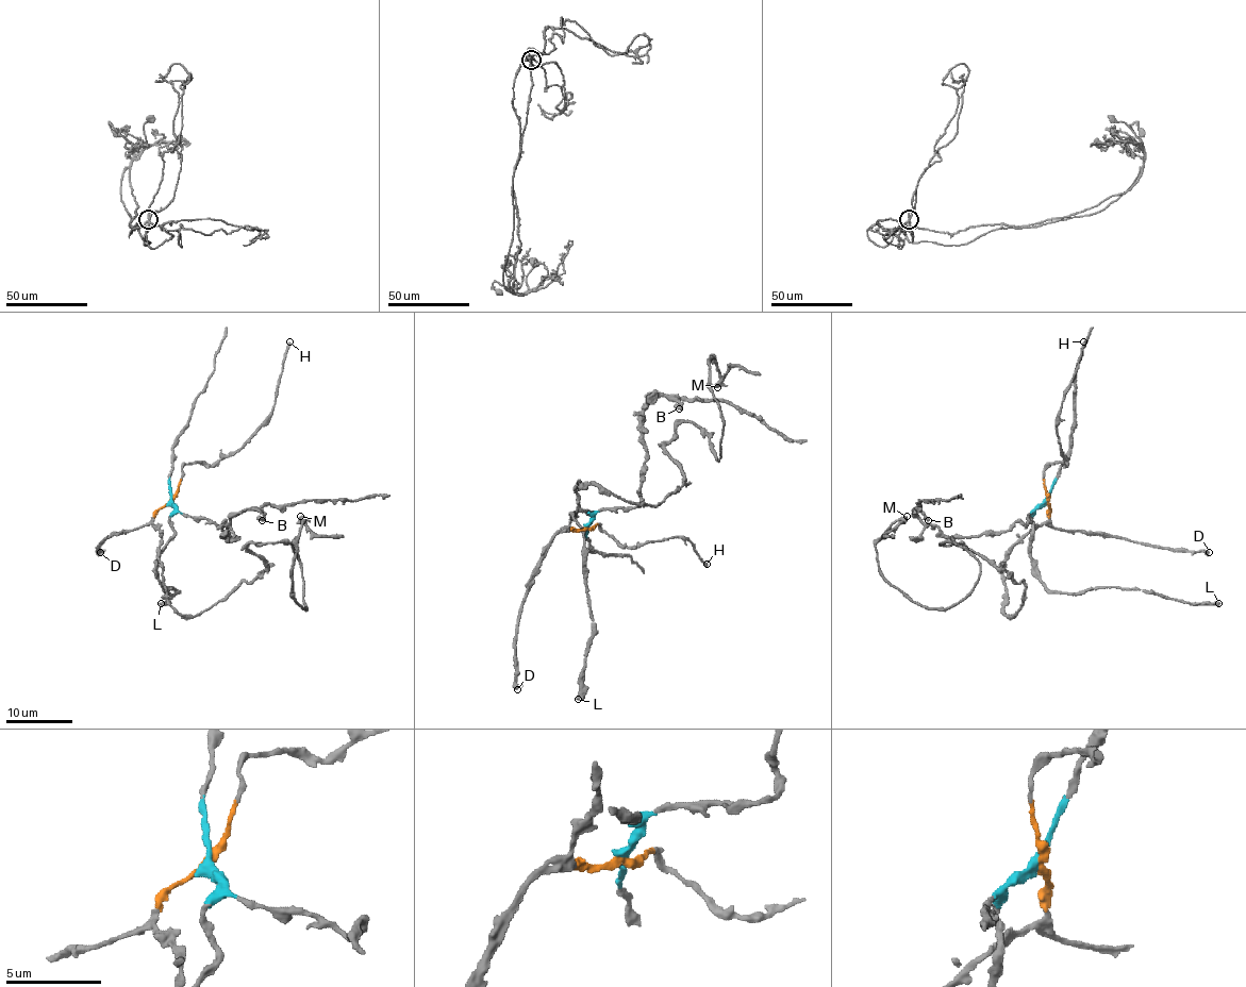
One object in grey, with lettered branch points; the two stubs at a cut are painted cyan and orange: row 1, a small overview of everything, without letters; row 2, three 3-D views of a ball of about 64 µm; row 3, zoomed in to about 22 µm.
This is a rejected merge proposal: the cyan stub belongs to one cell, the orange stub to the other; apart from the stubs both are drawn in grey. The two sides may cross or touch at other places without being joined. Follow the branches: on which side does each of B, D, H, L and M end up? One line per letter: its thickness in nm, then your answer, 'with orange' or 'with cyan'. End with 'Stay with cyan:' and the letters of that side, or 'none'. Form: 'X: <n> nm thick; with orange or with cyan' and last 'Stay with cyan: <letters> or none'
B: 480 nm thick; with cyan
D: 550 nm thick; with orange
H: 320 nm thick; with orange
L: 460 nm thick; with cyan
M: 400 nm thick; with orange
Stay with cyan: B, L

